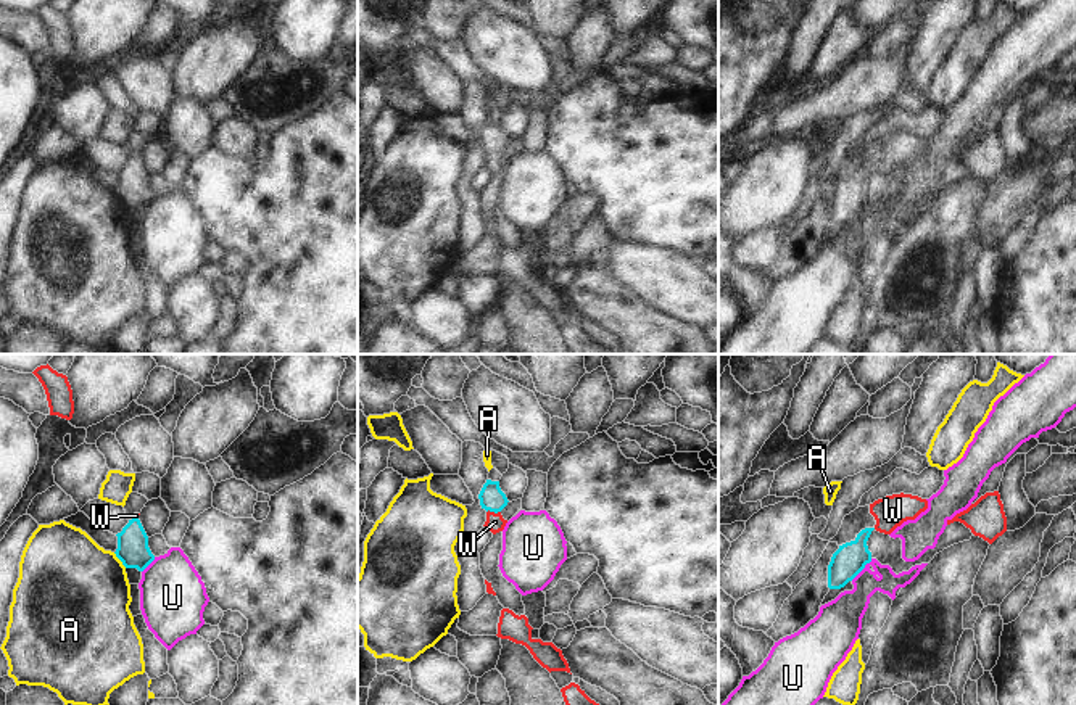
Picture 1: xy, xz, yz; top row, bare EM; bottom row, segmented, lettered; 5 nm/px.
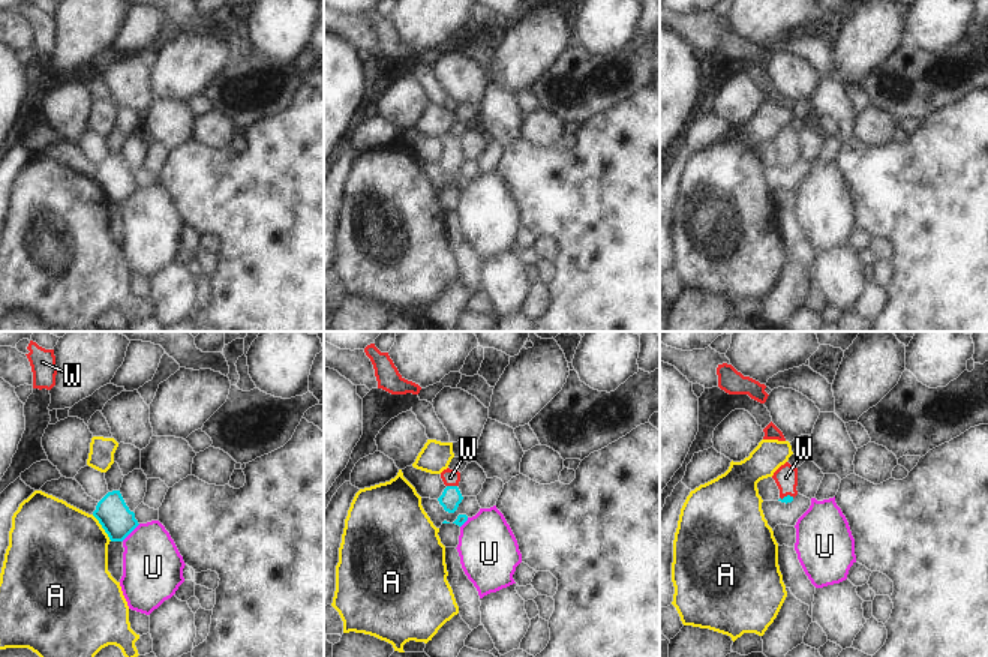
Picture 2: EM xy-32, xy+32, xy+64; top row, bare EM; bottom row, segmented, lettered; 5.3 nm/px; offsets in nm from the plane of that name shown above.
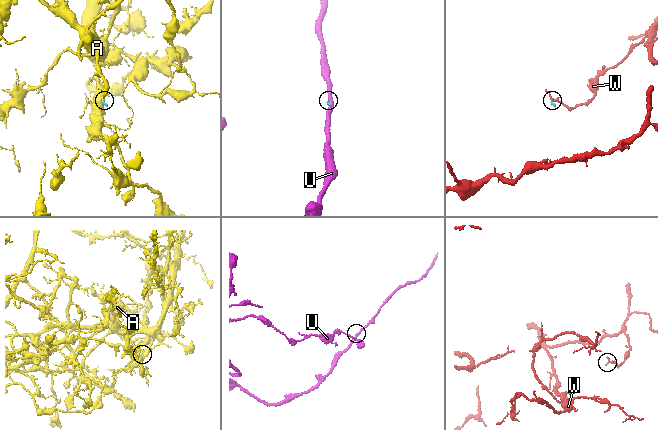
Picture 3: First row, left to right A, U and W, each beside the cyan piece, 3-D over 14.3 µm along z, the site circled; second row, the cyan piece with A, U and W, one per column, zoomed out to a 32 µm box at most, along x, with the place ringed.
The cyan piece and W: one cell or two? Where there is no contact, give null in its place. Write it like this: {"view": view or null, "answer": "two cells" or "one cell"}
{"view": "xz", "answer": "one cell"}

